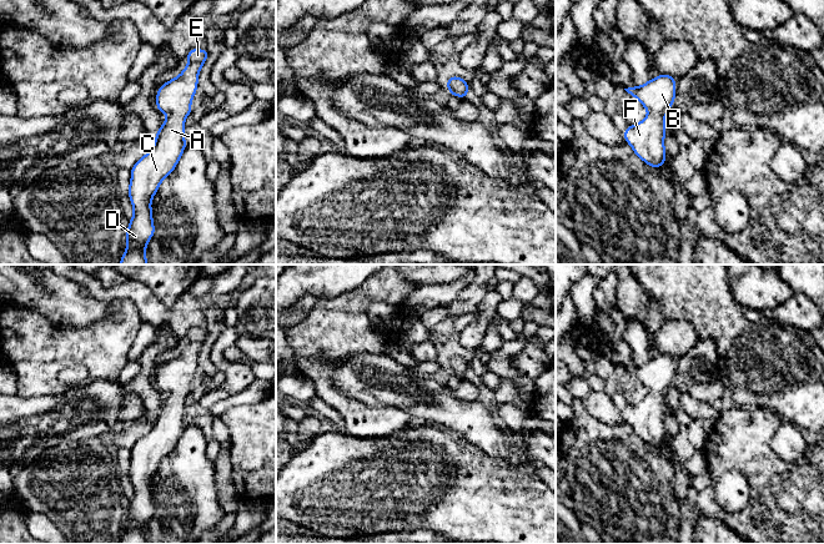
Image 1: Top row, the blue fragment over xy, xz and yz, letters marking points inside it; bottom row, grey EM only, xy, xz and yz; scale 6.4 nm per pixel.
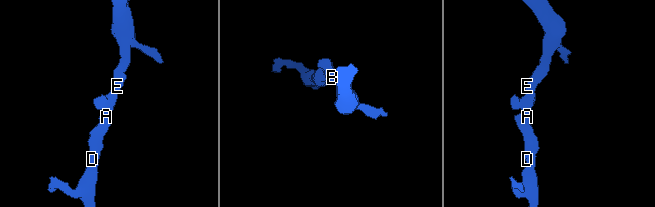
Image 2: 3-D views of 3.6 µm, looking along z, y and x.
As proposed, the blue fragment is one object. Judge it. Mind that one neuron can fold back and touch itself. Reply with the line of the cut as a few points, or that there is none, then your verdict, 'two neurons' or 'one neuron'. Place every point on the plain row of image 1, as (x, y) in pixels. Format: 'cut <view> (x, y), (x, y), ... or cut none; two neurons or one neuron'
cut none; one neuron

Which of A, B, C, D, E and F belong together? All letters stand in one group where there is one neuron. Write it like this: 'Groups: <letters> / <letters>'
Groups: A B C D E F

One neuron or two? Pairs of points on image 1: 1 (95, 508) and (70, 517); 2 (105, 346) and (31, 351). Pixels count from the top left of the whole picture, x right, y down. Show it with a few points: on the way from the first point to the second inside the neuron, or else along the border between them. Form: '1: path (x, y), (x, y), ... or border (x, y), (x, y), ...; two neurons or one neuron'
1: path (89, 508), (79, 508), (76, 510); one neuron
2: path (86, 346), (50, 349); one neuron

